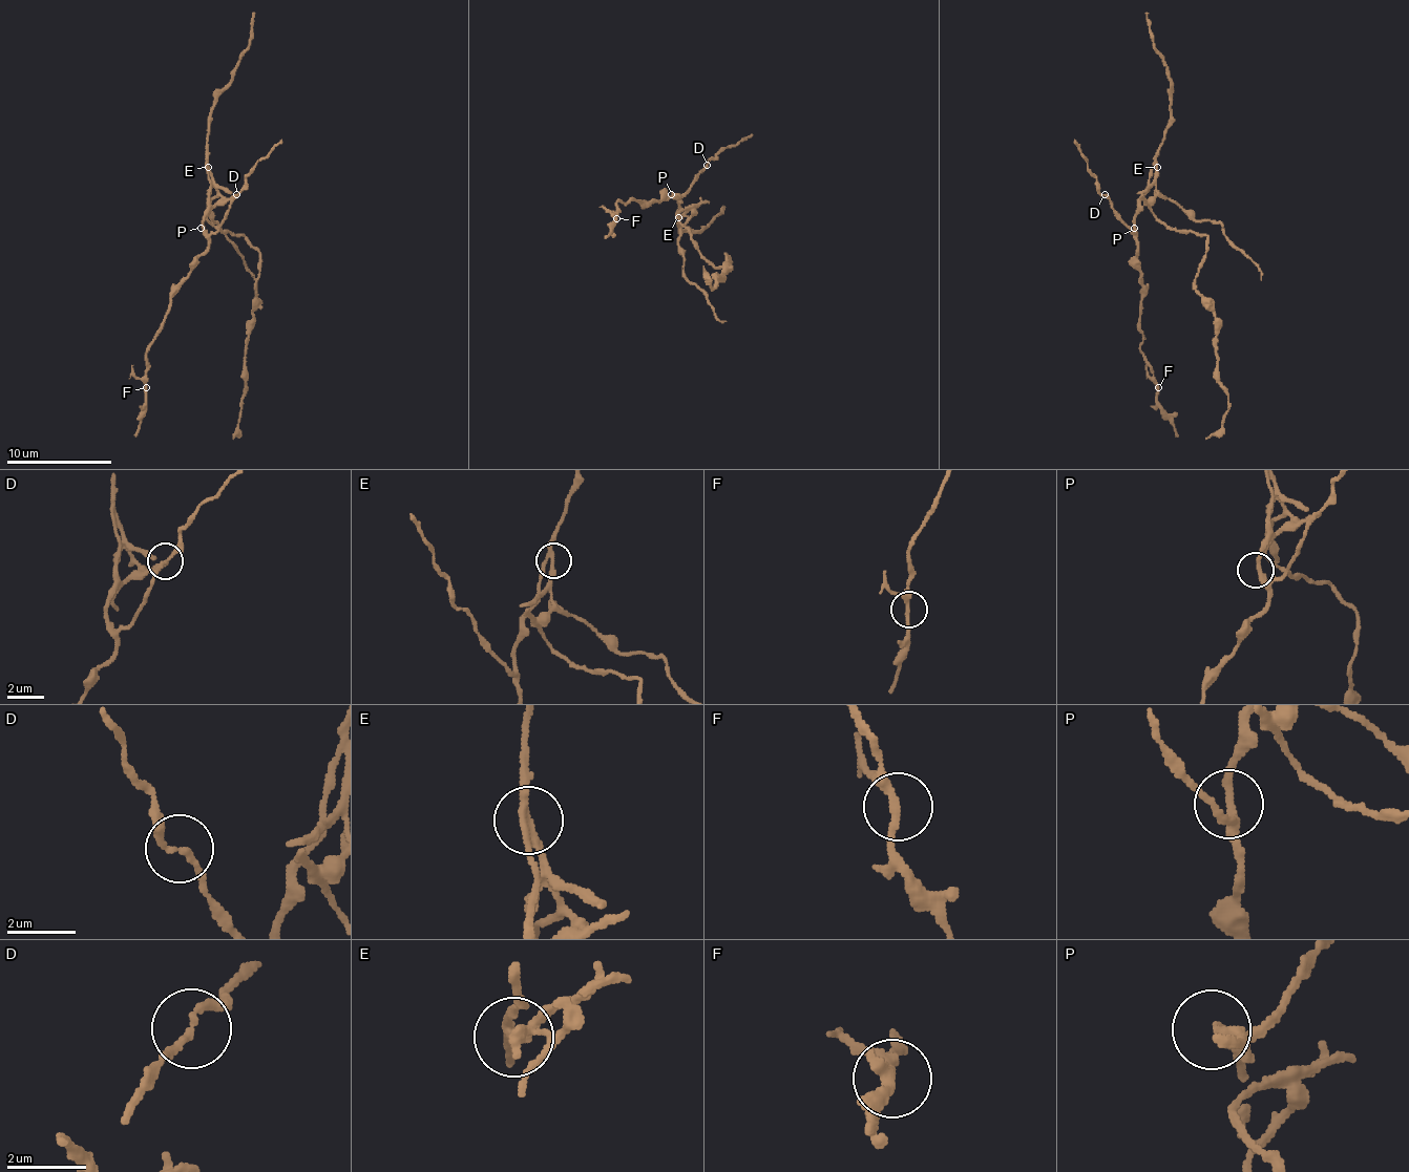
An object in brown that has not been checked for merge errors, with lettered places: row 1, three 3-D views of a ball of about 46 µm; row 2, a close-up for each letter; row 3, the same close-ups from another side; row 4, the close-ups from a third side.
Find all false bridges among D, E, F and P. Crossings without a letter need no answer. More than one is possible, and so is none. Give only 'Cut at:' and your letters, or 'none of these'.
Cut at: E

